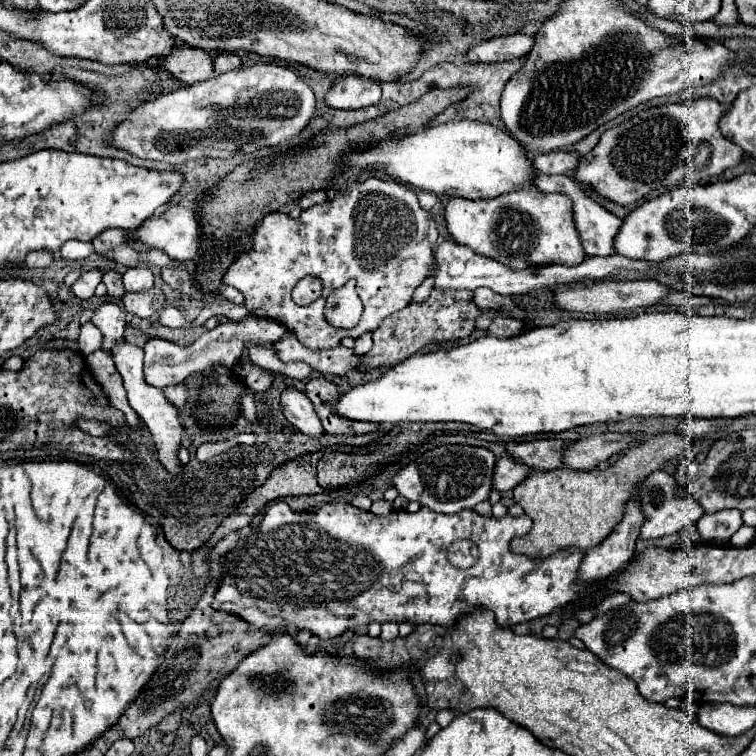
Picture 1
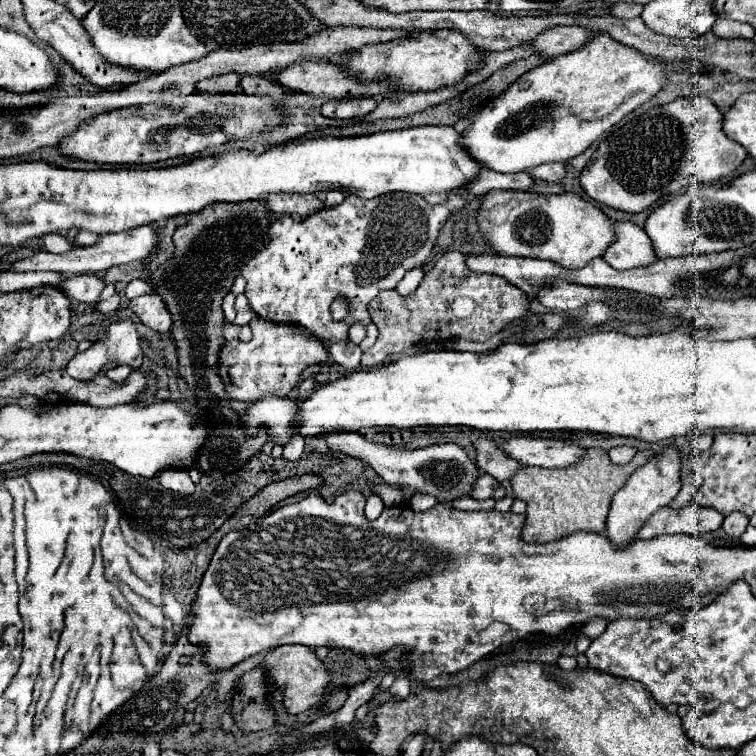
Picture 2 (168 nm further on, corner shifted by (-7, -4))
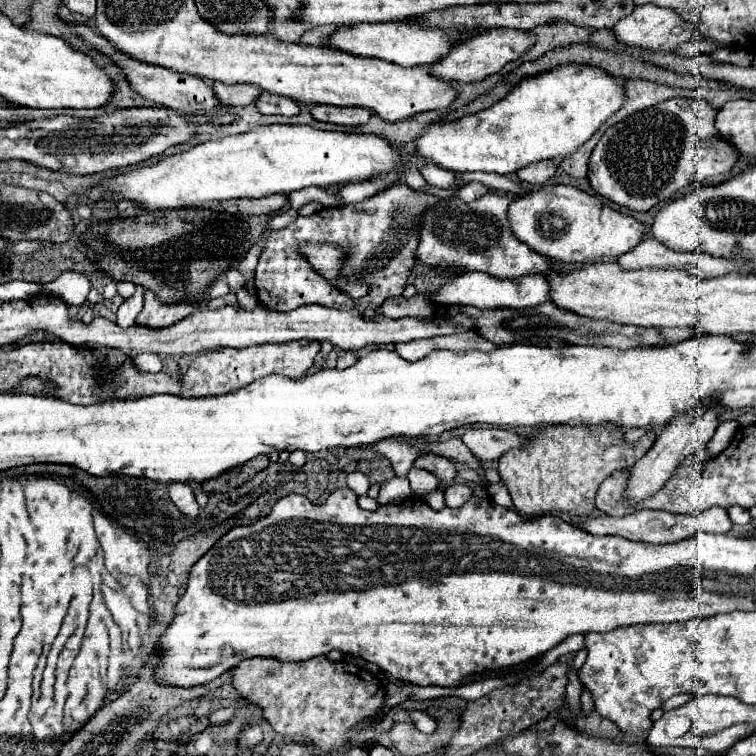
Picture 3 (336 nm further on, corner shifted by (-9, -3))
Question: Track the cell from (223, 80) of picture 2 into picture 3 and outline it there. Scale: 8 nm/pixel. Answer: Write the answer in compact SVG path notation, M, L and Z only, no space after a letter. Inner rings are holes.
M215 81L213 87L215 87L215 93L217 93L219 101L223 105L229 105L229 107L245 107L245 105L251 105L263 93L261 87L245 85L245 83L241 83L241 85L225 85L225 83Z

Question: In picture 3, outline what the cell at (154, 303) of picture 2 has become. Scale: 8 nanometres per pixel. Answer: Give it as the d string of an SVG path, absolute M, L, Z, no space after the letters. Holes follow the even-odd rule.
M145 291L145 305L141 309L141 313L137 315L135 323L143 325L143 327L151 327L151 329L163 329L163 327L171 327L177 321L185 319L189 313L193 313L193 303L161 303L159 299L155 299L155 295L151 295L151 291Z

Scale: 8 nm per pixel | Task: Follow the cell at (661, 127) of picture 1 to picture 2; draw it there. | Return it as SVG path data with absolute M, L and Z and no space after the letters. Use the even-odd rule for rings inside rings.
M707 96L677 98L657 106L599 144L591 164L581 172L581 188L609 208L633 214L681 188L715 182L735 172L747 158L745 148L721 132L721 124L721 108Z

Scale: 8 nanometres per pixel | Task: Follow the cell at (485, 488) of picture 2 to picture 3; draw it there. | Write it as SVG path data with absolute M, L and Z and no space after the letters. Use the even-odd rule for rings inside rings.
M455 483L451 487L445 489L445 505L447 507L461 507L469 497L471 497L471 489L467 485L461 485L461 483Z

